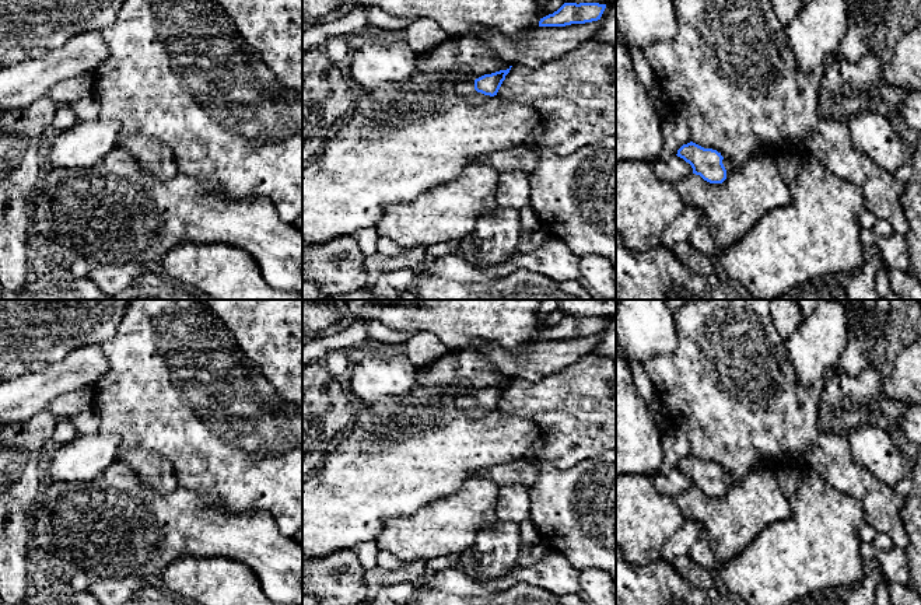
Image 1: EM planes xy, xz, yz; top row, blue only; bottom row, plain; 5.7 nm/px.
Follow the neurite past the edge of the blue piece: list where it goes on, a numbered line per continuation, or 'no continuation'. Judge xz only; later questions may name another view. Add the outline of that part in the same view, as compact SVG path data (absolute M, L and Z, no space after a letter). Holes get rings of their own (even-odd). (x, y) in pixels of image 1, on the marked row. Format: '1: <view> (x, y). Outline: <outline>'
1: xz (466, 90). Outline: M474 80L463 83L463 84L458 84L455 87L455 92L473 104L484 104L486 101L491 98L490 95L484 95L474 90Z

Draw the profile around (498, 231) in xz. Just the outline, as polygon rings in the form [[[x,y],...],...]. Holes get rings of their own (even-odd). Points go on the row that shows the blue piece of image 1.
[[[498,207],[481,214],[469,237],[479,241],[476,269],[484,270],[516,256],[525,239],[519,214],[512,207]]]

